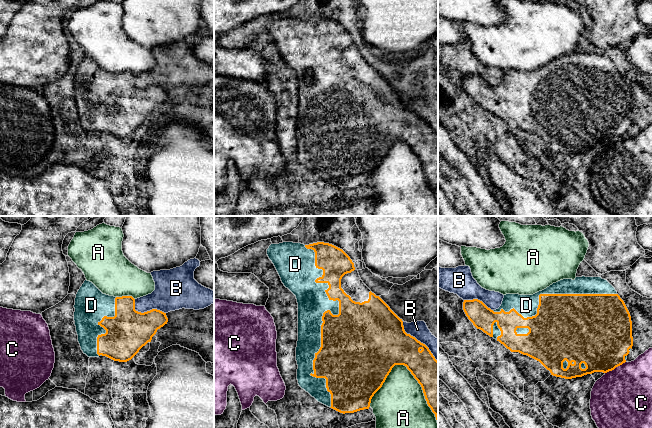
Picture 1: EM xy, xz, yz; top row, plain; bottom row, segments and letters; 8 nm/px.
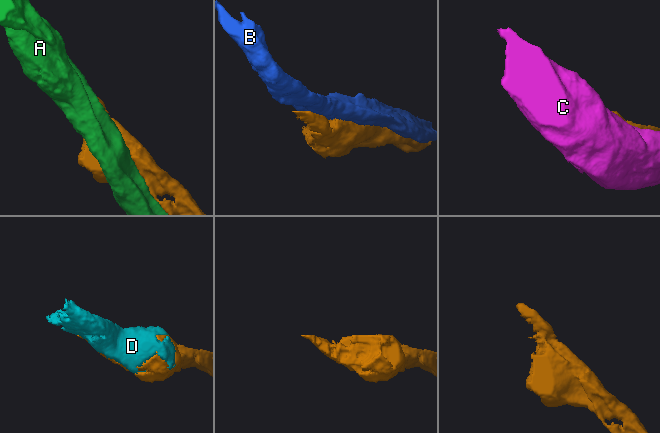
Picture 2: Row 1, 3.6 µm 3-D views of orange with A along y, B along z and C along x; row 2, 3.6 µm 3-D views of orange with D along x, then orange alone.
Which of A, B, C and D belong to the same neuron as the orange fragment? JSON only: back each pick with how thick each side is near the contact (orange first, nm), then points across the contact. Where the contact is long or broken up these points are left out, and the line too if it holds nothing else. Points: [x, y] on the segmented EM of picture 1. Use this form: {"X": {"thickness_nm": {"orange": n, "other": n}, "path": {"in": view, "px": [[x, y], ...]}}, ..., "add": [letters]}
{"D": {"thickness_nm": {"orange": 360, "other": 240}}, "add": ["D"]}

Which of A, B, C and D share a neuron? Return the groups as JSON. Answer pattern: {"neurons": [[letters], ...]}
{"neurons": [["A"], ["B"], ["C"], ["D"]]}

